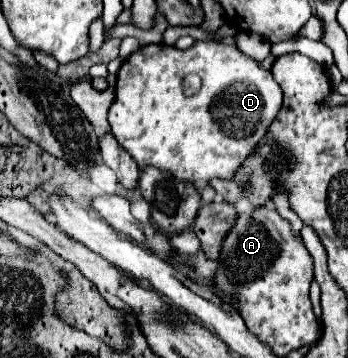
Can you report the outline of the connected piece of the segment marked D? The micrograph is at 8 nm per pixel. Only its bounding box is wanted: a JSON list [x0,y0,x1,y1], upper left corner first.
[108,41,282,185]

